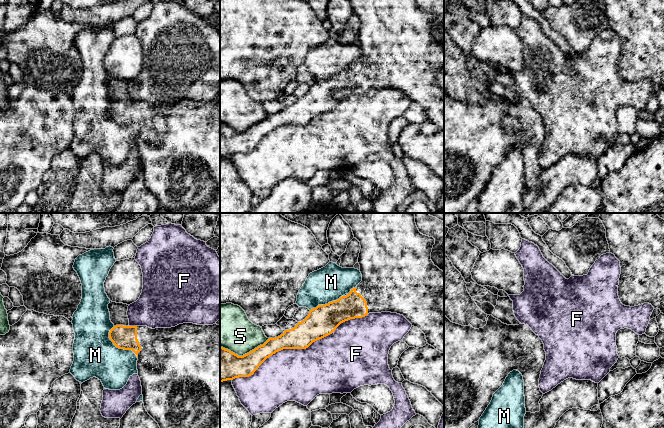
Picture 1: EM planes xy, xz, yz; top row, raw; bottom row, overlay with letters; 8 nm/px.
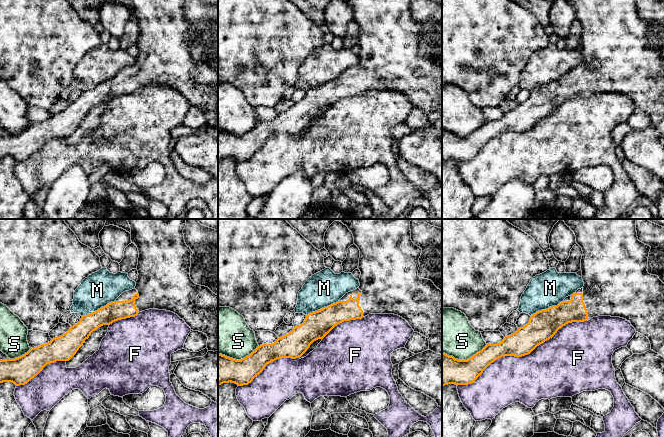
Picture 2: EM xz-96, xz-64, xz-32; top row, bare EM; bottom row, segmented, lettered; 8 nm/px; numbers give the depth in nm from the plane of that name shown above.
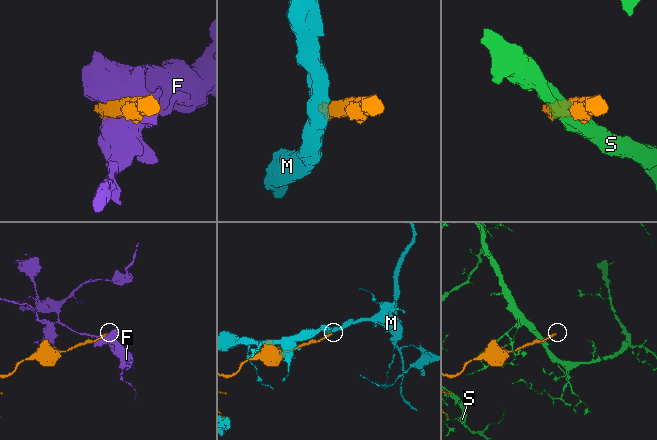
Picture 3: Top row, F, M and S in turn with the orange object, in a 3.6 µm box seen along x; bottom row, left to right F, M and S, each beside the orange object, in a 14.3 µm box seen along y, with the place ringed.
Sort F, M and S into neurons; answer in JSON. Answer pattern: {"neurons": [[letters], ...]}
{"neurons": [["F"], ["M"], ["S"]]}

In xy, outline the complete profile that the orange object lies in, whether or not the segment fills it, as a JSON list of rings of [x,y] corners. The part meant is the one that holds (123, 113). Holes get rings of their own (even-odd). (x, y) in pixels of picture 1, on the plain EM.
[[[183,99],[171,104],[149,104],[147,102],[116,101],[109,108],[113,120],[124,126],[132,126],[137,131],[137,146],[141,157],[143,179],[148,190],[158,199],[160,207],[170,213],[220,213],[220,101],[197,101]]]

